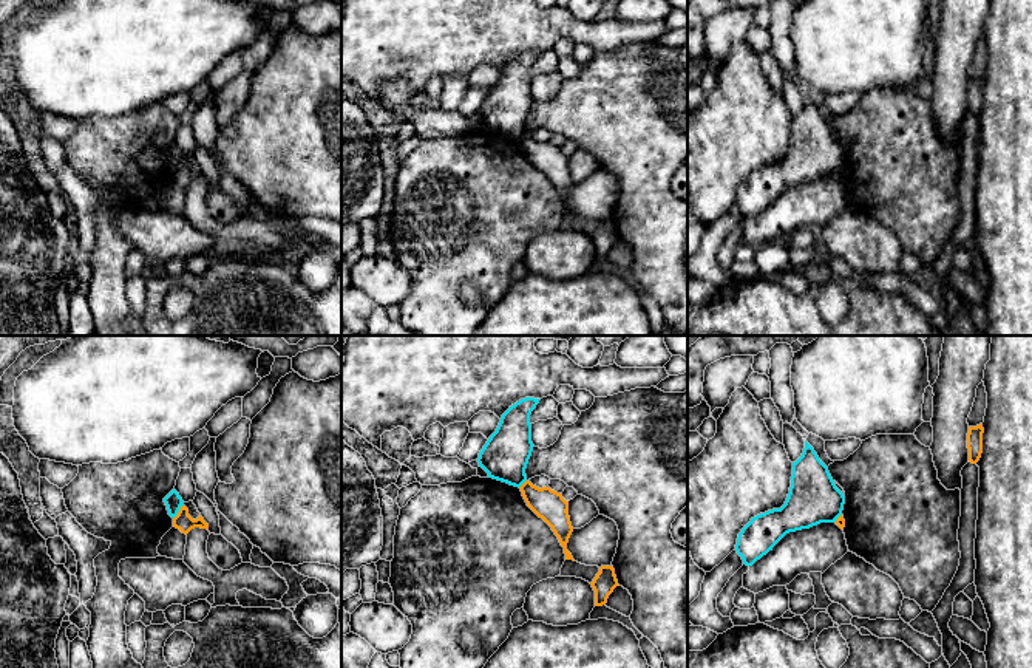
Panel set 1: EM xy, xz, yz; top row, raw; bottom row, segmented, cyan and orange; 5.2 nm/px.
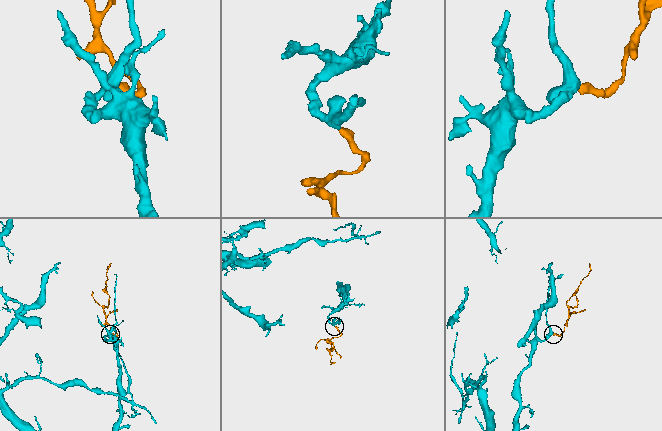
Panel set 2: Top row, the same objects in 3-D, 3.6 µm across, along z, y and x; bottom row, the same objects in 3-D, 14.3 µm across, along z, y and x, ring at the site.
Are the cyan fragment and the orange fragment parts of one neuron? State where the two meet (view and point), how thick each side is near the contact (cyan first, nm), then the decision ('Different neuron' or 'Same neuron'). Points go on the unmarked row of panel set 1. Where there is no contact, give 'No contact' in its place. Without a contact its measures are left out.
Touches cyan at xy (178, 164). Thickness 90 nm (cyan) against 90 nm. Different neuron

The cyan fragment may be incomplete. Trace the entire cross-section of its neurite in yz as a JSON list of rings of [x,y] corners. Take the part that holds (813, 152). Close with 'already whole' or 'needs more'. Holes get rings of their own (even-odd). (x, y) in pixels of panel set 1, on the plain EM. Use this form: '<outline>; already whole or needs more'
[[[805,94],[802,110],[793,116],[791,141],[785,158],[760,167],[742,182],[735,204],[743,218],[752,220],[789,186],[820,176],[836,176],[845,158],[828,121]]]; already whole

